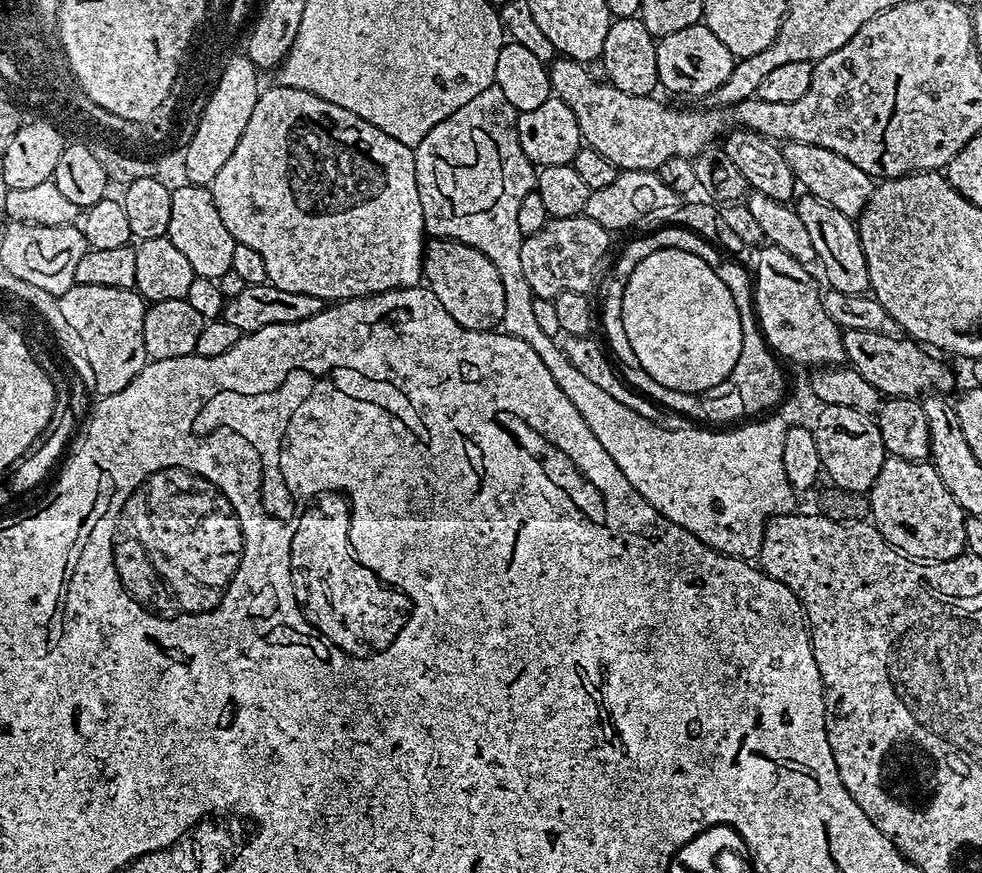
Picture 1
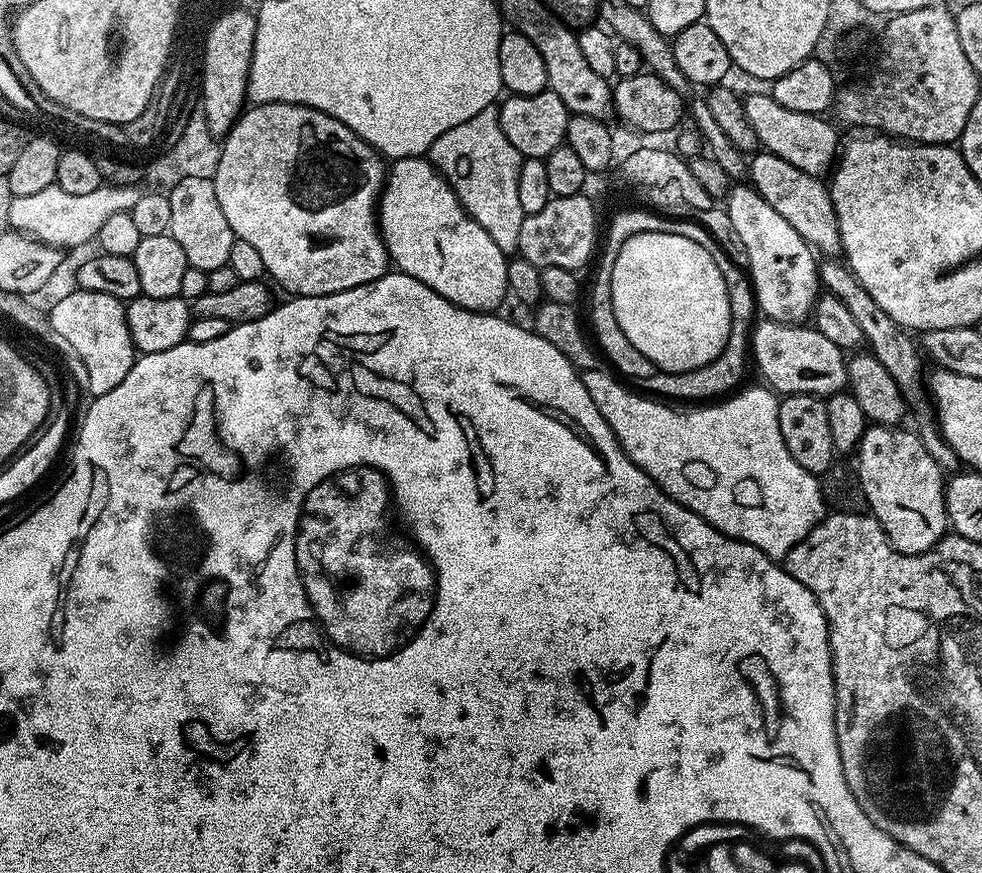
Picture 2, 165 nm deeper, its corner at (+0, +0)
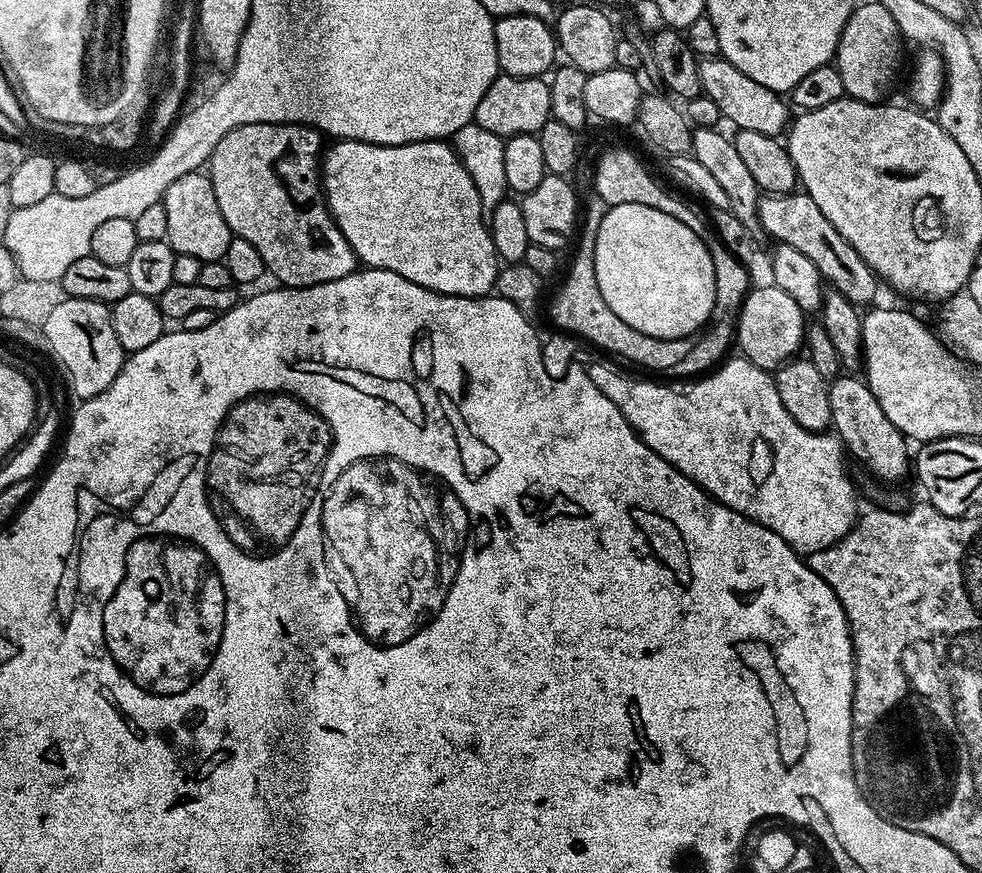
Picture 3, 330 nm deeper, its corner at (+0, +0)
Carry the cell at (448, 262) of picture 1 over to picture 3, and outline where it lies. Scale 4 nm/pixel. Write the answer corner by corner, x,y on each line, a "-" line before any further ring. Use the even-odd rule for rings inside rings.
336,140
329,148
327,145
322,156
322,187
328,211
361,265
402,274
402,278
441,296
486,296
495,289
498,257
488,231
486,209
474,178
448,140
402,146

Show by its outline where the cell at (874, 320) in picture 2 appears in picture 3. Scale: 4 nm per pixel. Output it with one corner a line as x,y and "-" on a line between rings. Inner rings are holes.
773,192
760,197
756,211
759,227
764,227
768,236
773,236
776,244
793,246
805,254
810,262
817,266
820,277
831,287
838,289
850,302
857,306
868,306
873,303
876,290
880,287
878,278
868,263
826,219
826,214
815,205
814,200
805,192

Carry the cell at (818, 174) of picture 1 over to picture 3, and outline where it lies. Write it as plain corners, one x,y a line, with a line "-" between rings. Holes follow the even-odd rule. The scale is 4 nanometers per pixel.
710,56
699,61
700,66
700,90
701,93
729,120
736,124
739,130
758,130
758,134
779,137
789,127
790,115
788,108
790,104
781,93
774,90
766,90
738,70
730,61
723,56

